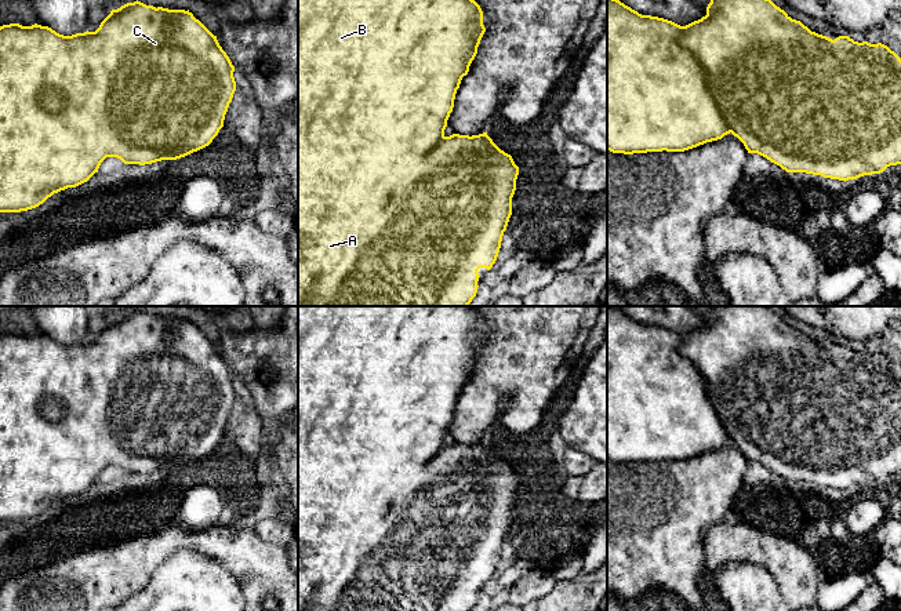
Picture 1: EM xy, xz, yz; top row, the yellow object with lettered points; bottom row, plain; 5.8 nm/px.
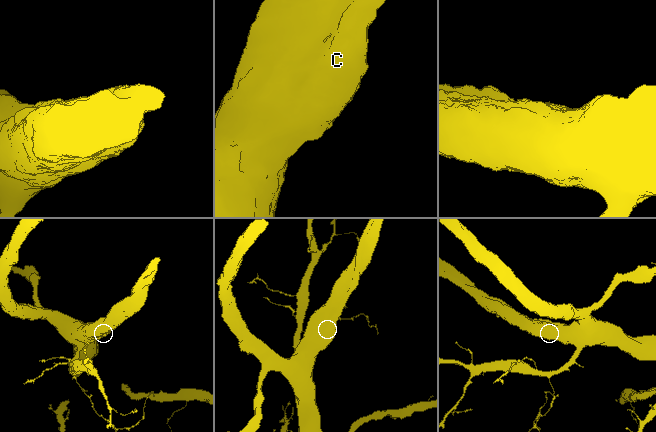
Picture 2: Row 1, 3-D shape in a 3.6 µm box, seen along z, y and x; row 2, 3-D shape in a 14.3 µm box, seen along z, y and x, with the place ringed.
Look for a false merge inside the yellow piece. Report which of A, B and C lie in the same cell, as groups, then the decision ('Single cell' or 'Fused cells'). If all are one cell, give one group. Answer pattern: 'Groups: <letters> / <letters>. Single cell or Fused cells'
Groups: A B C. Single cell

